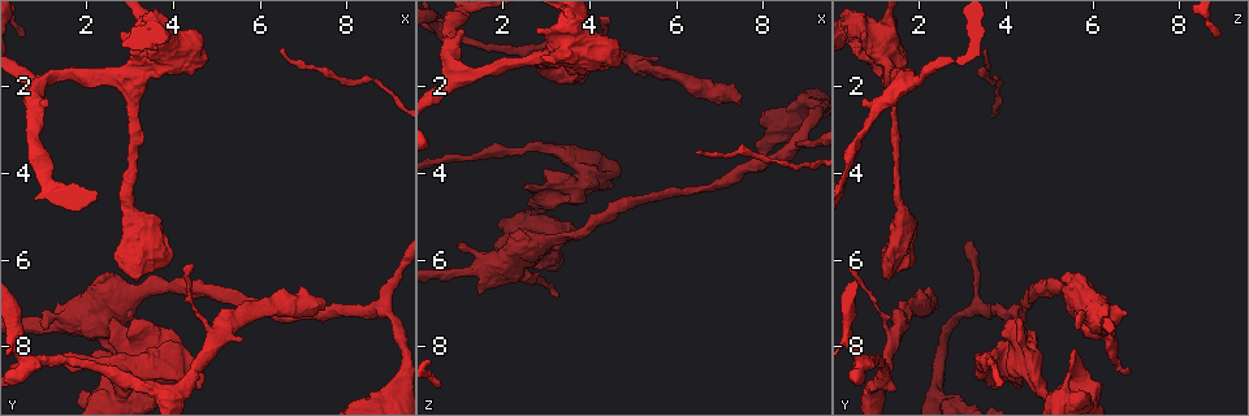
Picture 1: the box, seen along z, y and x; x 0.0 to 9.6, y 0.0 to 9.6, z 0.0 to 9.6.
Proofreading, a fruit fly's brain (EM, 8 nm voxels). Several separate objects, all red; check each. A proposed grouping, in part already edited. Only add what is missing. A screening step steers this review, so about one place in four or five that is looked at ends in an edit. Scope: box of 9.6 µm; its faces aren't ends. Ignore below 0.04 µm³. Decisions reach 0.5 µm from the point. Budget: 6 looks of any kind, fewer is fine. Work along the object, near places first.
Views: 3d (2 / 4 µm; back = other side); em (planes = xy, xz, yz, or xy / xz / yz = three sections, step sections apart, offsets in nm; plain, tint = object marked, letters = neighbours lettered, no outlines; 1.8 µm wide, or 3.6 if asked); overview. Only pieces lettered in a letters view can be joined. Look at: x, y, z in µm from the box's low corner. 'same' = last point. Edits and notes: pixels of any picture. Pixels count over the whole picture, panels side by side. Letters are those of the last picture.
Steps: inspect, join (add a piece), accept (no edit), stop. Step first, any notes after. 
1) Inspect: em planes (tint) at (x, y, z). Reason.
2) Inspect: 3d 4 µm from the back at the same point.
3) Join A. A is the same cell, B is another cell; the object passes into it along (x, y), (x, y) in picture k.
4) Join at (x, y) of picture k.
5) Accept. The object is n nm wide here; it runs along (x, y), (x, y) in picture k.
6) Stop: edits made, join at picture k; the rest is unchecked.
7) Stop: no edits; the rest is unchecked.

Inspect: em planes (letters) at (4.05, 8.75, 3.45). Thick end.

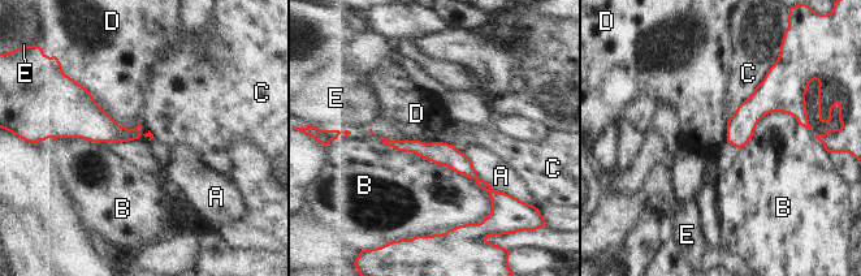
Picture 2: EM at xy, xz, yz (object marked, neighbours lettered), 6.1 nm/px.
Accept. A, B, C, D and E are other cells; it runs along (392, 143), (445, 154), (492, 193) in picture 2; none of them fits.

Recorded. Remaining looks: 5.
Inspect: em planes (letters) at (7.50, 7.10, 2.45). Stops while still wide.

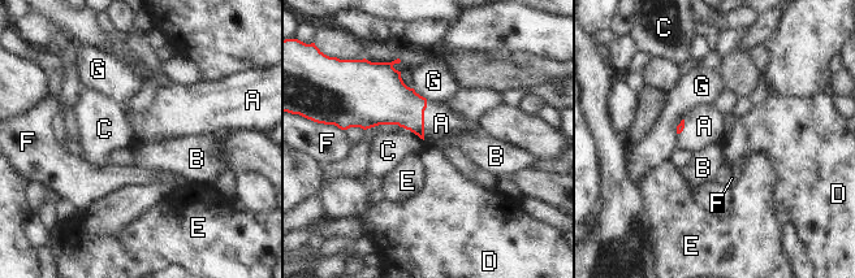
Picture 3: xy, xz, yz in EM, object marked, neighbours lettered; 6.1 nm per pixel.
Join A. A is the same cell, B, C, D, E, F and G are other cells; the object passes into it along (388, 100), (423, 120), (441, 124) in picture 3; the neuron continues.

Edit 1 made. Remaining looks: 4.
Inspect: 3d 2 µm at (1.00, 7.65, 5.65). An open end.

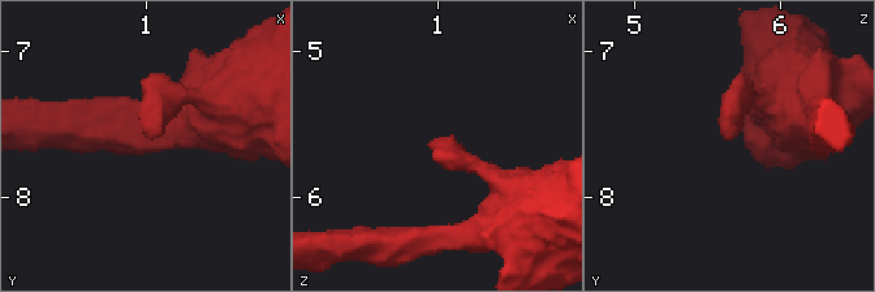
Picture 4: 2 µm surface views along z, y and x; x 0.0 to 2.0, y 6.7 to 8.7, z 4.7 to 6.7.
Inspect: em xy step 8 (tint) at (1.04, 7.60, 5.68). Shape alone is not enough.

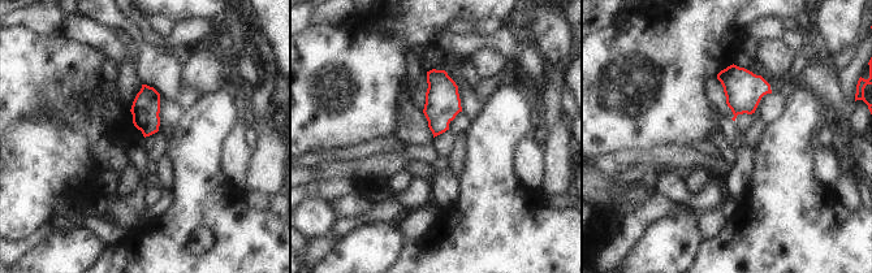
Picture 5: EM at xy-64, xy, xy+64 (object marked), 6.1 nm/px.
Inspect: em planes (letters) at the same point. Another direction.

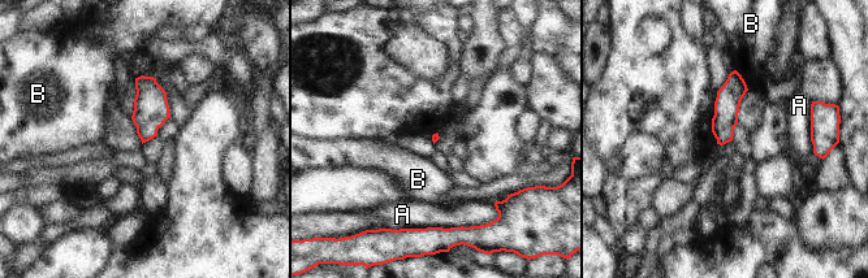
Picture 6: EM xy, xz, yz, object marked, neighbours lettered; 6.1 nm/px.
Accept. A and B are other cells; a border runs along (735, 69), (748, 88) in picture 6; none of them fits.

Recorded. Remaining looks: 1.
Stop: edits made, join at picture 3; the rest is unchecked.

